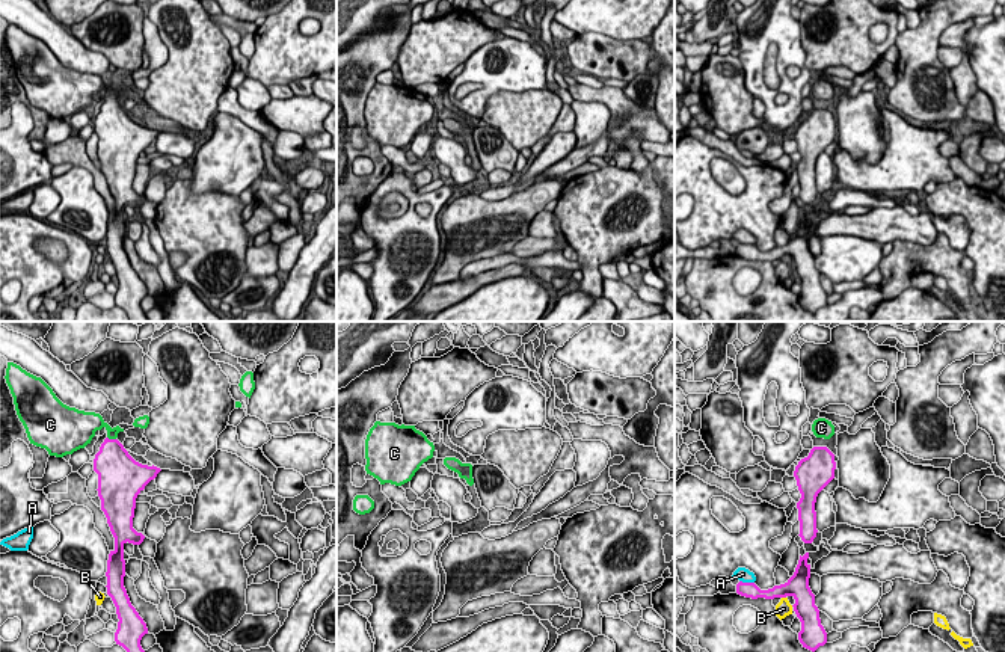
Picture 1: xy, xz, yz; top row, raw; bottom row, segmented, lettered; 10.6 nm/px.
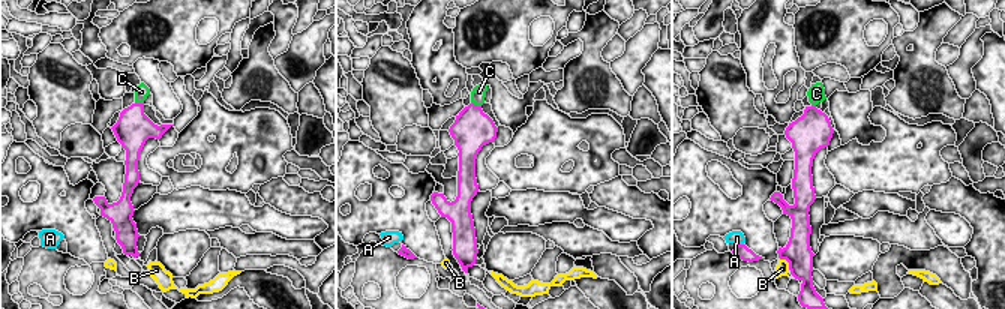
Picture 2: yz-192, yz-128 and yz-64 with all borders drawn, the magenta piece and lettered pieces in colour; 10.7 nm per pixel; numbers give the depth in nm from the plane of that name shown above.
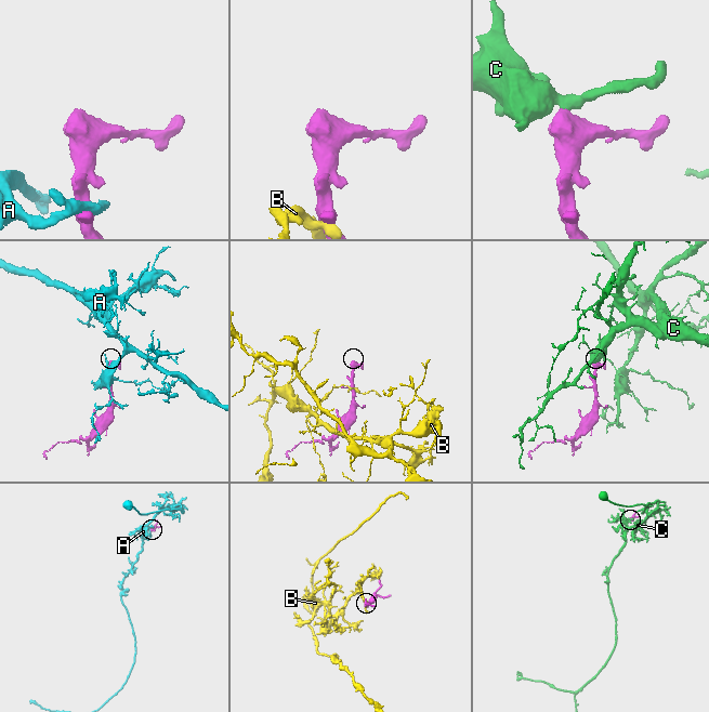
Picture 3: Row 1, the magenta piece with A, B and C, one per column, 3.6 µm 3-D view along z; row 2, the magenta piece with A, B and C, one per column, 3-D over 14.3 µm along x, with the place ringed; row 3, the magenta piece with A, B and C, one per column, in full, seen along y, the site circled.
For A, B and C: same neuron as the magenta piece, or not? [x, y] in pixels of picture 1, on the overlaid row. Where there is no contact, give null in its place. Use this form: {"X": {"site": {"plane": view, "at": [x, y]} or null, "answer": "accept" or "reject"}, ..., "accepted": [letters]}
{"A": {"site": {"plane": "yz", "at": [747, 583]}, "answer": "reject"}, "B": {"site": {"plane": "yz", "at": [783, 596]}, "answer": "reject"}, "C": {"site": {"plane": "xy", "at": [112, 439]}, "answer": "accept"}, "accepted": ["C"]}

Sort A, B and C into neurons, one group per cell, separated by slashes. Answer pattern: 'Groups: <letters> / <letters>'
Groups: A / B / C

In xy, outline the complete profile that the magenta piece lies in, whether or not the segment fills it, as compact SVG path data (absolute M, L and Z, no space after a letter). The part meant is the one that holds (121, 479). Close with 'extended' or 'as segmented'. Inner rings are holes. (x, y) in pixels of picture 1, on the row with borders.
M8 362L5 379L30 444L45 448L50 456L72 454L91 444L97 430L107 430L107 438L95 454L94 471L98 474L101 510L115 537L106 572L107 595L119 619L115 641L127 652L145 652L140 640L148 628L124 587L124 545L143 542L145 536L133 528L136 498L161 469L136 462L116 439L124 429L112 429L100 414L63 404L41 377Z; extended

